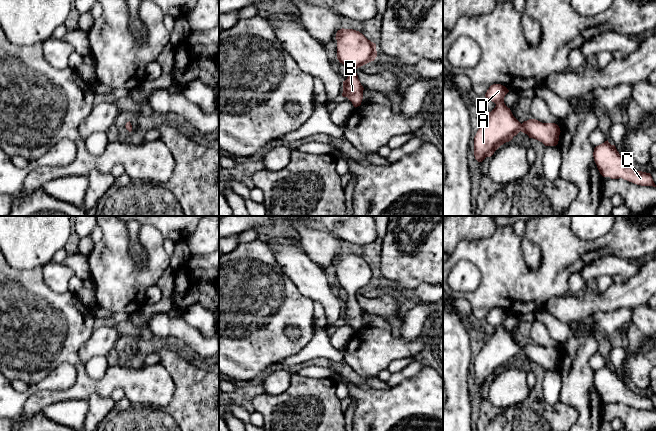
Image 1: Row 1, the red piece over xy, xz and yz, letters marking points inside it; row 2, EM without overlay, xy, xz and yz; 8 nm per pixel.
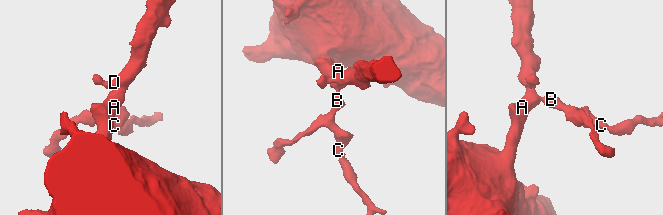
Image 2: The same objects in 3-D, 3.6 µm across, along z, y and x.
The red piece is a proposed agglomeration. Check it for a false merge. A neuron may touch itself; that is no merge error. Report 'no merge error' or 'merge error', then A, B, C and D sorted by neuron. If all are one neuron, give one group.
no merge error; A B C D

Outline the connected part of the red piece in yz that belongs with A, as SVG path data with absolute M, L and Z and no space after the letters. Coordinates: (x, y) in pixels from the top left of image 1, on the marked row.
M493 84L485 94L487 100L494 102L496 106L488 113L487 119L474 137L474 156L478 162L491 157L501 145L511 141L520 131L545 146L558 144L561 132L559 126L555 123L542 123L536 119L529 119L521 124L504 103L508 92L505 86Z

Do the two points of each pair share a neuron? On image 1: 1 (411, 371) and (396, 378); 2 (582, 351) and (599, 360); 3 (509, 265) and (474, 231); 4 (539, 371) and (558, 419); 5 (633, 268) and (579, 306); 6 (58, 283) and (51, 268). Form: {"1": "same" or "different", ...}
{"1": "same", "2": "different", "3": "different", "4": "same", "5": "different", "6": "same"}

